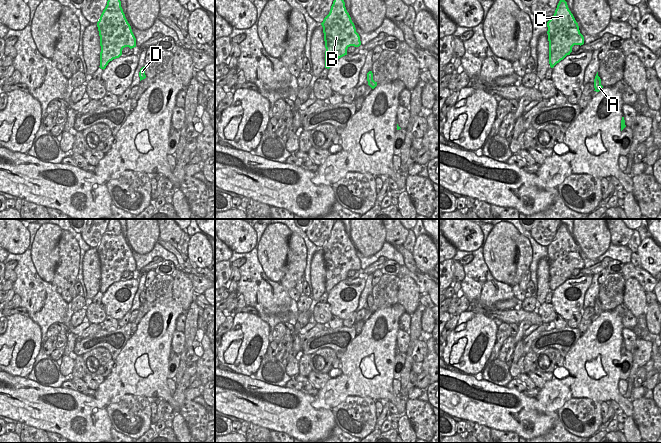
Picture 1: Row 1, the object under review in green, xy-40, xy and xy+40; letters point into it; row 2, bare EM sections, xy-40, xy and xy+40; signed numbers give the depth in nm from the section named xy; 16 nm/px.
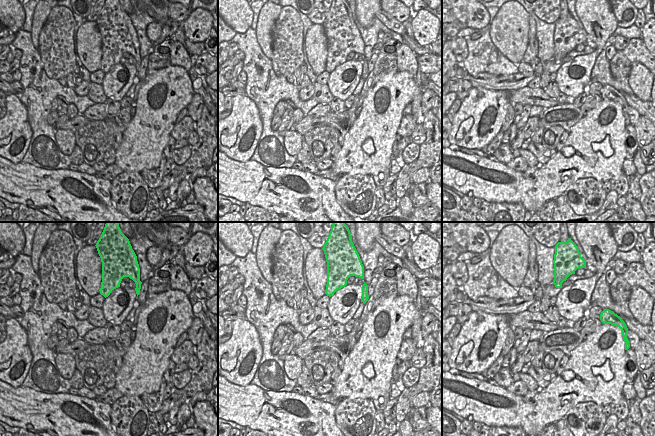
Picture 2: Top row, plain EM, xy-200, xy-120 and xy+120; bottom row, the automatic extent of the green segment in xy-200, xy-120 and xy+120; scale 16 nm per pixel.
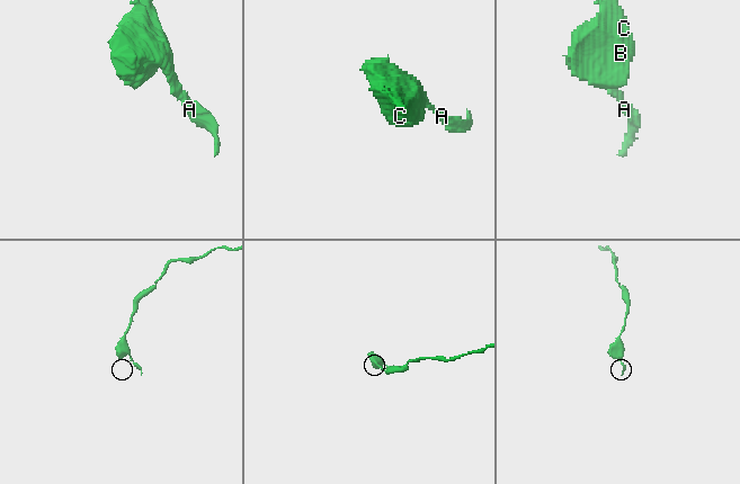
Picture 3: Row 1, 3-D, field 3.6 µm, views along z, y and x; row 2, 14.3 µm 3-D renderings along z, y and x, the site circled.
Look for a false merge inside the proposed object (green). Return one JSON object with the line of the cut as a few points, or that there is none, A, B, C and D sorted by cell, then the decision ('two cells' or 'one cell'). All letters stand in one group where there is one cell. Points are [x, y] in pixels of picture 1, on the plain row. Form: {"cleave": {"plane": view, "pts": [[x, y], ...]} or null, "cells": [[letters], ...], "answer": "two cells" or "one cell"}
{"cleave": null, "cells": [["A", "B", "C", "D"]], "answer": "one cell"}

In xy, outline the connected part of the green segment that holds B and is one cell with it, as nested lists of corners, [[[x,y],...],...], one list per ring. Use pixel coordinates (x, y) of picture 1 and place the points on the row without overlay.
[[[340,220],[334,222],[330,236],[321,249],[326,272],[325,292],[329,293],[336,284],[347,279],[350,270],[359,271],[361,265],[346,234],[345,226]]]

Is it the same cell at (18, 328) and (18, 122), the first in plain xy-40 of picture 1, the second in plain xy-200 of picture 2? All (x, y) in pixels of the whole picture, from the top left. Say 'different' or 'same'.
same

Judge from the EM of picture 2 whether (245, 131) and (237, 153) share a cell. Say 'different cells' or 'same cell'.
same cell

